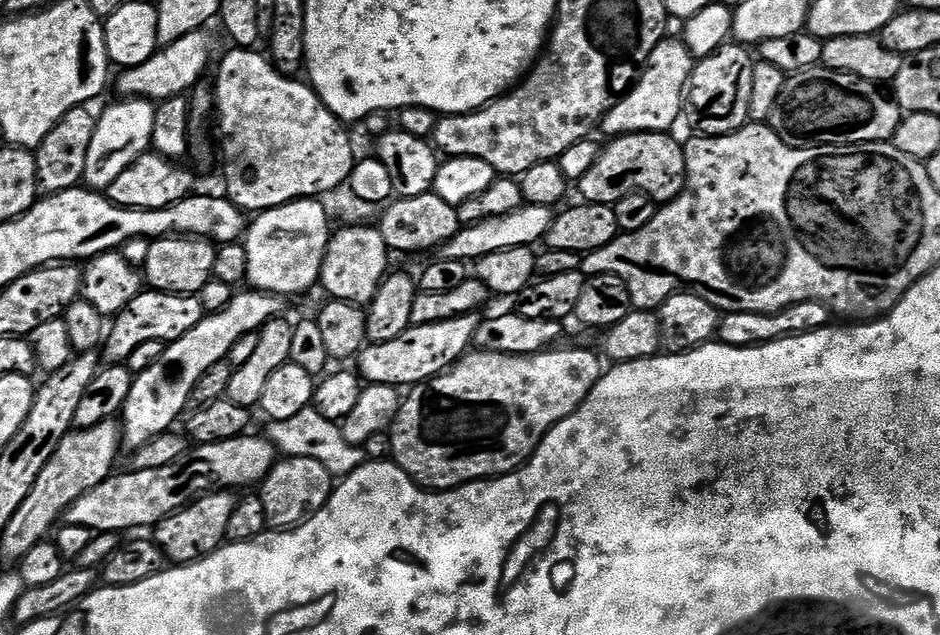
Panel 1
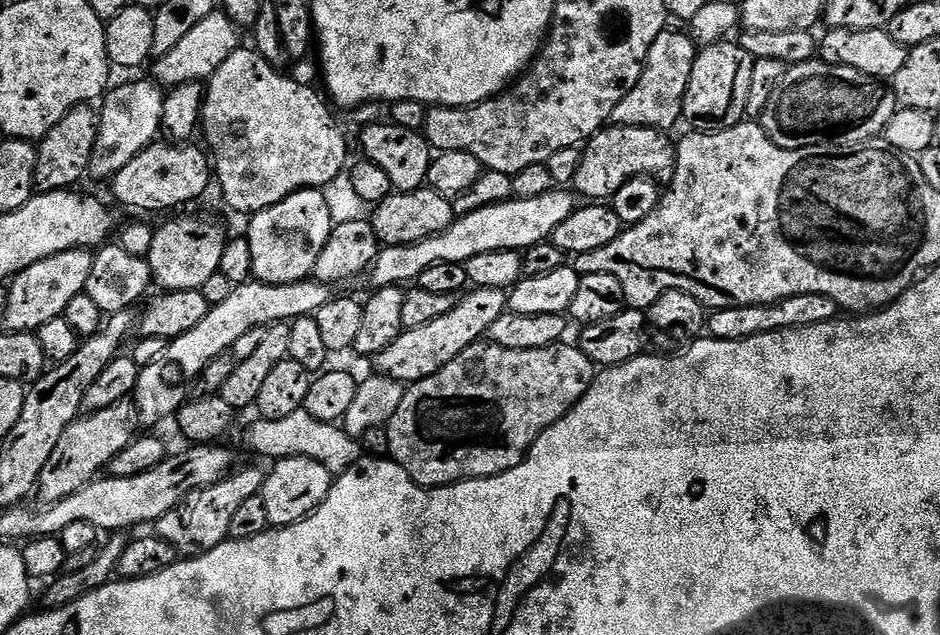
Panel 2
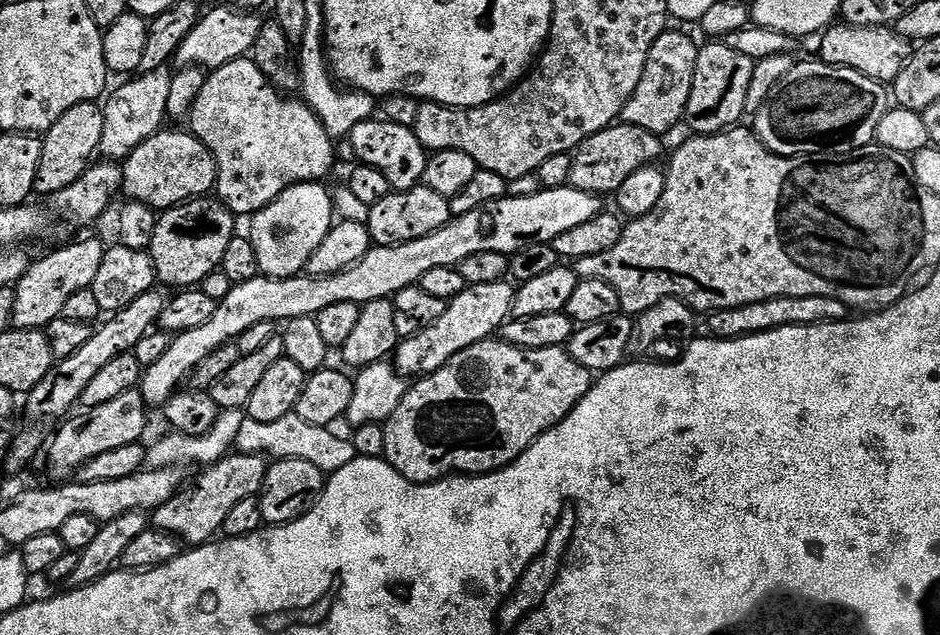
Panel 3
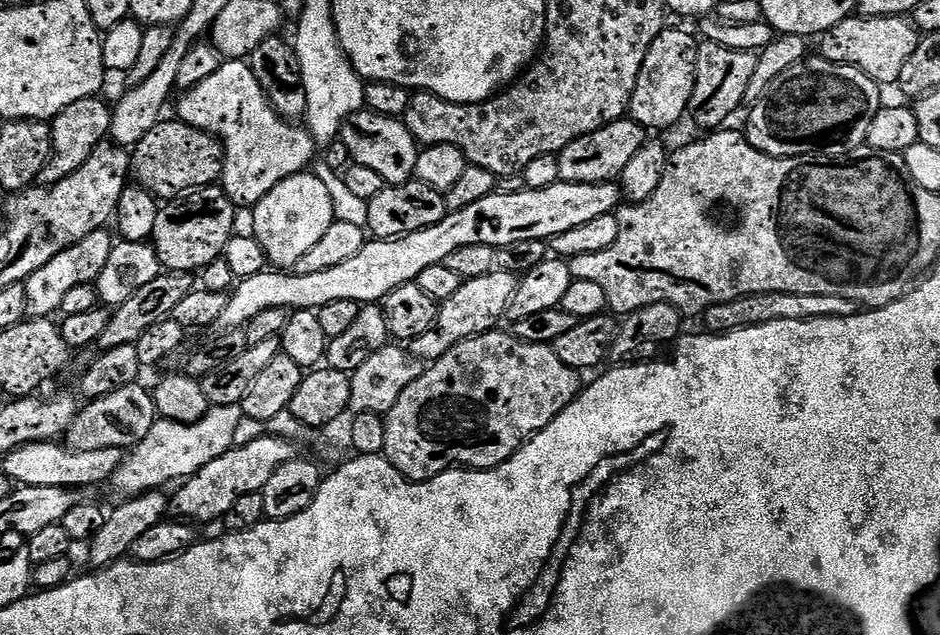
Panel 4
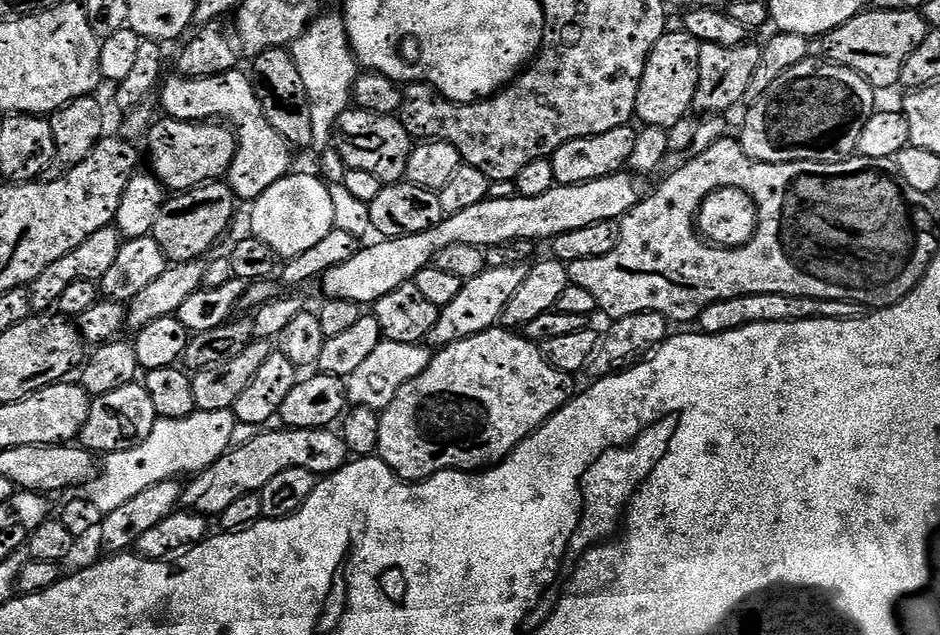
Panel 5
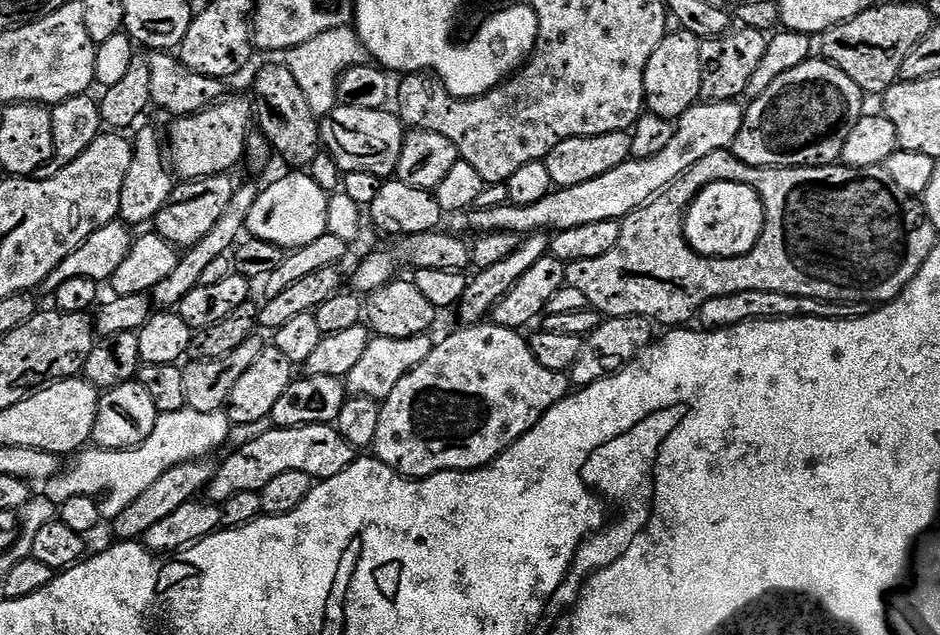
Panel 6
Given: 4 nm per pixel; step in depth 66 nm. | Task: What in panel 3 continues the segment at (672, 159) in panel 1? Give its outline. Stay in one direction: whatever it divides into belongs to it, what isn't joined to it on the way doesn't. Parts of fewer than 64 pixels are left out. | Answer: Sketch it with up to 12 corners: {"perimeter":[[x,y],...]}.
{"perimeter":[[617,122],[571,153],[571,187],[614,194],[661,137]]}

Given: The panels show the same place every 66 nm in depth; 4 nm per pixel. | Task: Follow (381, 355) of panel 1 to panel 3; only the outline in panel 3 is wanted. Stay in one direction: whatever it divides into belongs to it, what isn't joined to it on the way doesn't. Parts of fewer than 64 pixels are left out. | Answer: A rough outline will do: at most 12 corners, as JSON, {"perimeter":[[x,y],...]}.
{"perimeter":[[507,279],[470,284],[396,345],[396,369],[429,376],[512,316]]}

